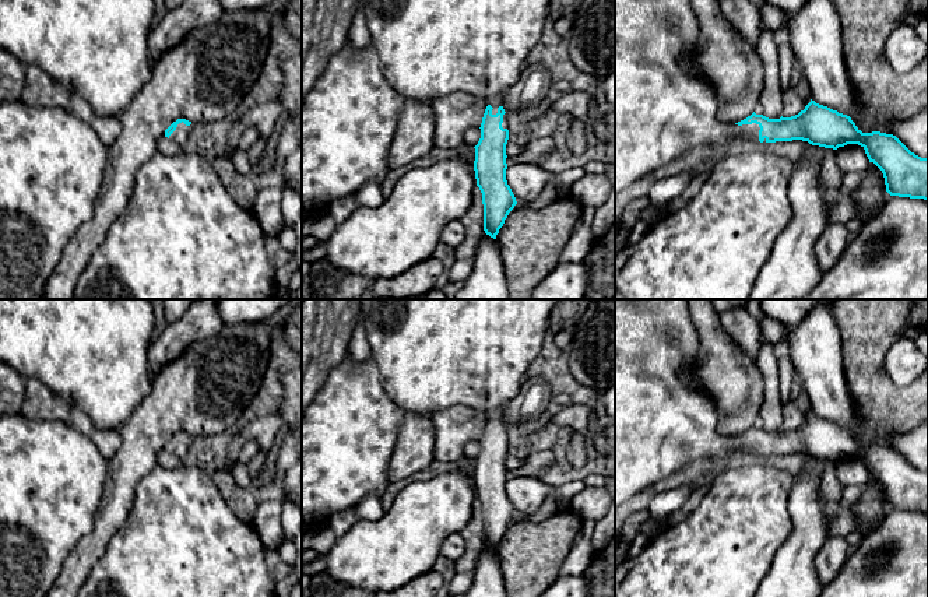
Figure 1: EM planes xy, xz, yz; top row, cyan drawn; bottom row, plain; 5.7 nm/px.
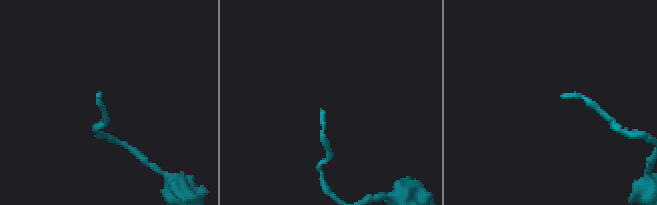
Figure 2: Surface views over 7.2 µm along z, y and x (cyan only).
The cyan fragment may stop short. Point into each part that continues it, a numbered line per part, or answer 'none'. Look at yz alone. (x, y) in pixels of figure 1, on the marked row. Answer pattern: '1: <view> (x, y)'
1: yz (663, 111)

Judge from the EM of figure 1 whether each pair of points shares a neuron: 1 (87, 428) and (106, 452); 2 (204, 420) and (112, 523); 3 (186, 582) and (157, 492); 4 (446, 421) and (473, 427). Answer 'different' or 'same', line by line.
1: same
2: same
3: same
4: same

